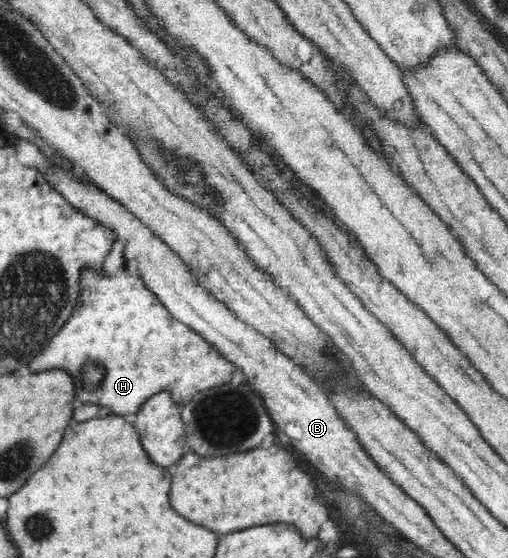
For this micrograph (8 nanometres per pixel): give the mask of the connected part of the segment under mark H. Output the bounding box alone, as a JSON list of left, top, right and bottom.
[30,267,238,416]

